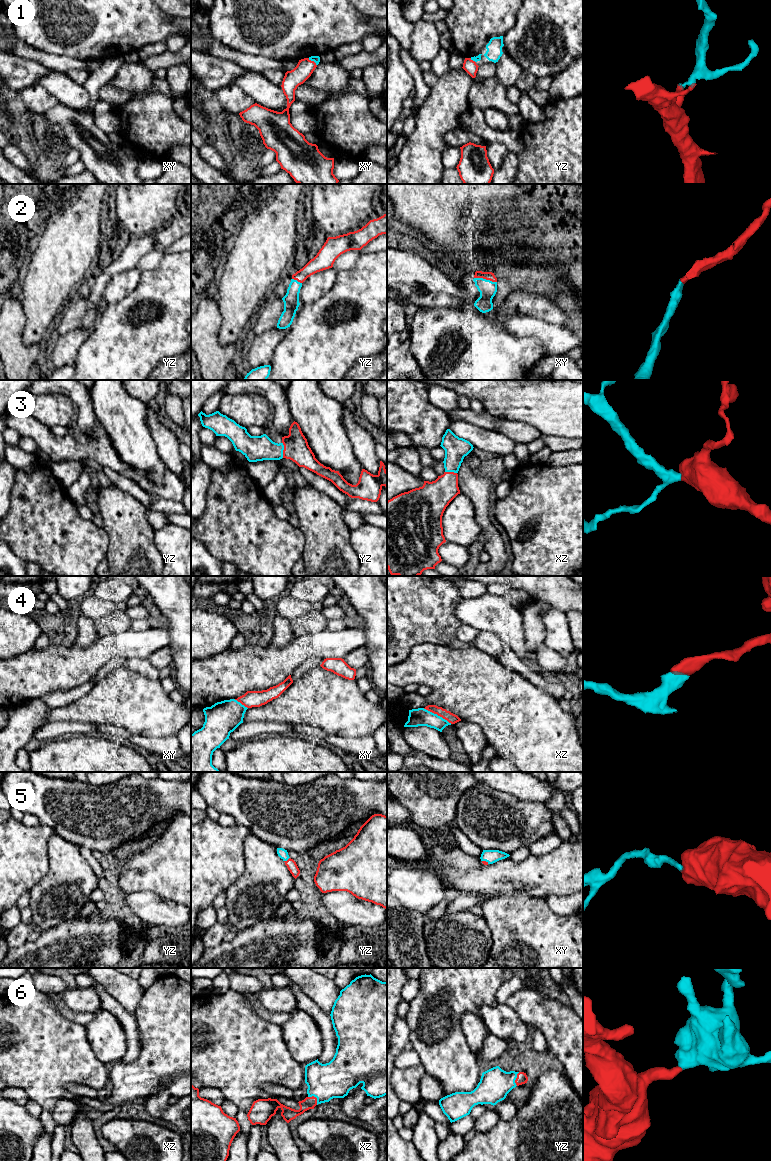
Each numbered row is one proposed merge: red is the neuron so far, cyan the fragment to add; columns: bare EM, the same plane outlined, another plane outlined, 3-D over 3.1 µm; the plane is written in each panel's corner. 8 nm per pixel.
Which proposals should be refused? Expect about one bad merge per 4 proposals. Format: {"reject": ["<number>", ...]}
{"reject": ["4"]}

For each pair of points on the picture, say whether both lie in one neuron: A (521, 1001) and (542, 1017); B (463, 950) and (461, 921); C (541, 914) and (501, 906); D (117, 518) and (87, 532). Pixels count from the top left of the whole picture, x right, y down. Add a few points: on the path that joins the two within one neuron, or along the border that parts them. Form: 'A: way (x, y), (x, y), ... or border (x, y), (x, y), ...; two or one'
A: way (526, 1001), (537, 1012); one
B: way (461, 943), (461, 928); one
C: way (531, 914), (511, 914); one
D: border (102, 526), (108, 535), (108, 549); two

